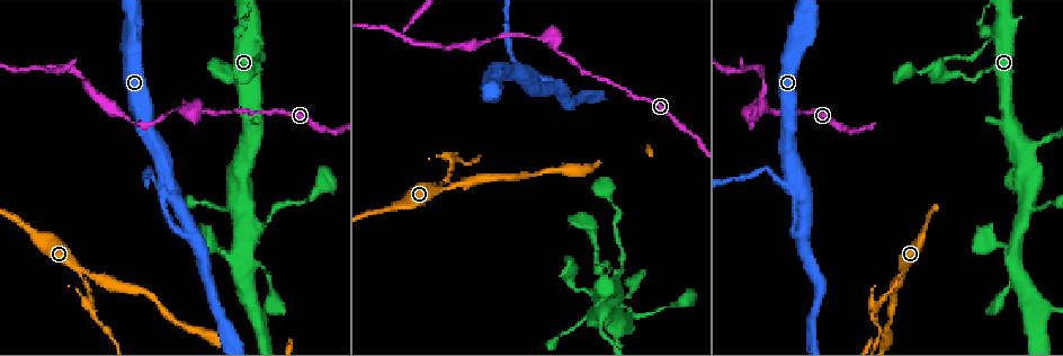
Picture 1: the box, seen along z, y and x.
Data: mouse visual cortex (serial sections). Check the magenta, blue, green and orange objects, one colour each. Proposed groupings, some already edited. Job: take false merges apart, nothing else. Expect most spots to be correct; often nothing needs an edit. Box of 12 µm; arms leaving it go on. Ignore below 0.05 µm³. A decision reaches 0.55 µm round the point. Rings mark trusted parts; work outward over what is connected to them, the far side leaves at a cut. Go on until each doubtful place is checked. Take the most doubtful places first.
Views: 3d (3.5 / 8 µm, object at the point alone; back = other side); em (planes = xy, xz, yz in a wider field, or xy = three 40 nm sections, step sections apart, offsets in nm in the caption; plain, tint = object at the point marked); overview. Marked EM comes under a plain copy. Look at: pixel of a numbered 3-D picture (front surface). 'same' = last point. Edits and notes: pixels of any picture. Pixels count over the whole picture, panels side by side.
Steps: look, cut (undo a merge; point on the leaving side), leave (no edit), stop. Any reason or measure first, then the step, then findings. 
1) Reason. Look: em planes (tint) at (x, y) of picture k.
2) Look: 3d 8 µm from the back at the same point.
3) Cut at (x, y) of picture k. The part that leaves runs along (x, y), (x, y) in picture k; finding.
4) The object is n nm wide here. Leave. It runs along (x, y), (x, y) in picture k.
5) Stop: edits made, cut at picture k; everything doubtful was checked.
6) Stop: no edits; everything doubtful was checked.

Narrows sharply. Look: 3d 3.5 µm at (903, 272) of picture 1.

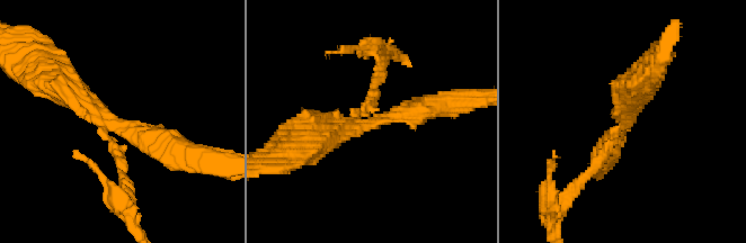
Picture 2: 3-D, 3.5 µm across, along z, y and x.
3 arms meet here; the arms are 150, 350, 350 nm wide. Look: em xy step 2 (tint) at (374, 120) of picture 2.

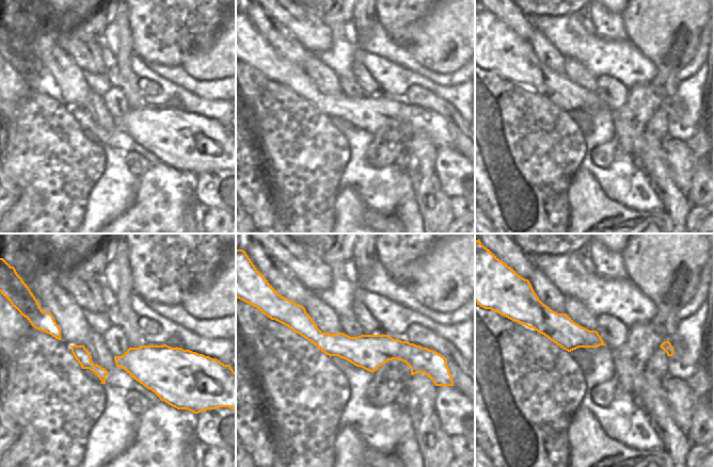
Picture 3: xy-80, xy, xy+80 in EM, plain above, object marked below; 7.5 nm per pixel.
Cut at (120, 162) of picture 2. The part that leaves runs along (103, 132), (123, 167), (130, 218) in picture 2; a second cell is stuck on.

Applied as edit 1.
Look: 3d 8 µm at (794, 177) of picture 1.

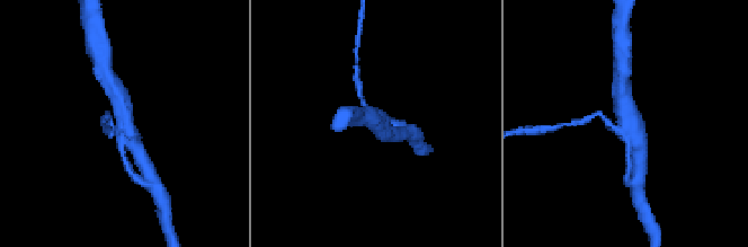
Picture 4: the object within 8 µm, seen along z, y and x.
Closer look. Look: 3d 3.5 µm from the back at (626, 123) of picture 4.

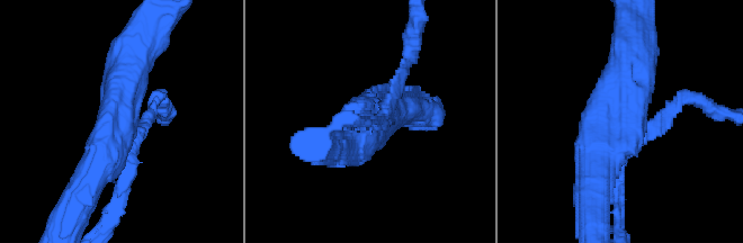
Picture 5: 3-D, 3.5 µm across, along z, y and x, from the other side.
The arms are 200, 500, 500 nm wide. Leave. It runs along (139, 45), (118, 128), (90, 180) in picture 5; one cell here.

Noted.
Sudden change in width. Look: 3d 3.5 µm at (540, 36) of picture 1.

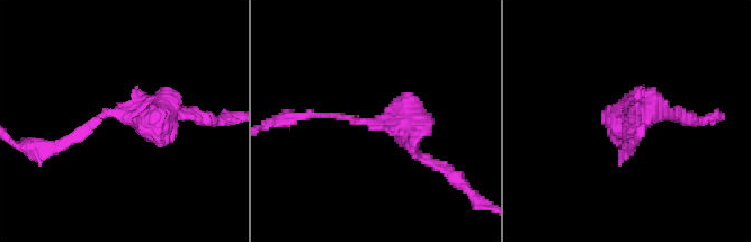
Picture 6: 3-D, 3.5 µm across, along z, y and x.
Look: em xy step 3 (tint) at (382, 123) of picture 6.

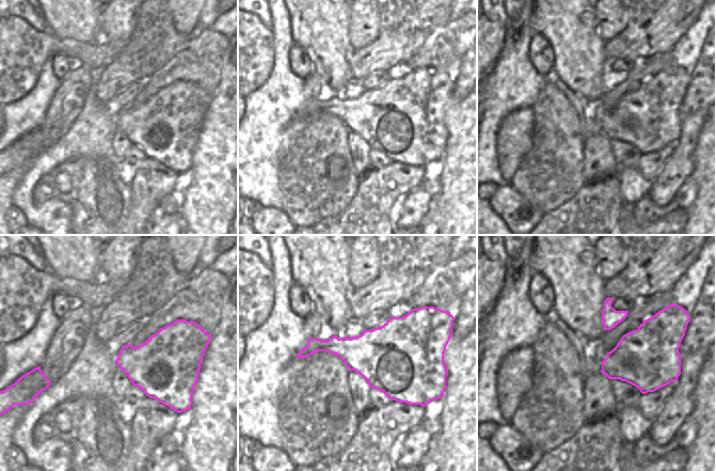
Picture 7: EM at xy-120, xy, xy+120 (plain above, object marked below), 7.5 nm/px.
Leave. It runs along (430, 160), (402, 123), (319, 114) in picture 6; one cell here.

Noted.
Side arm on a straight run. Look: 3d 8 µm at (751, 67) of picture 1.

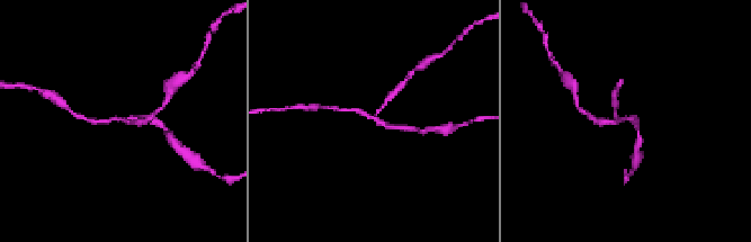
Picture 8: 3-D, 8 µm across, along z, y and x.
Zoom in. Look: 3d 3.5 µm at (627, 119) of picture 8.

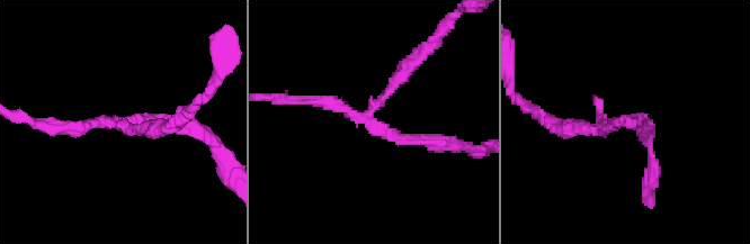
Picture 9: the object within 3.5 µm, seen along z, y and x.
Look: em xy step 1 (tint) at (623, 124) of picture 9.

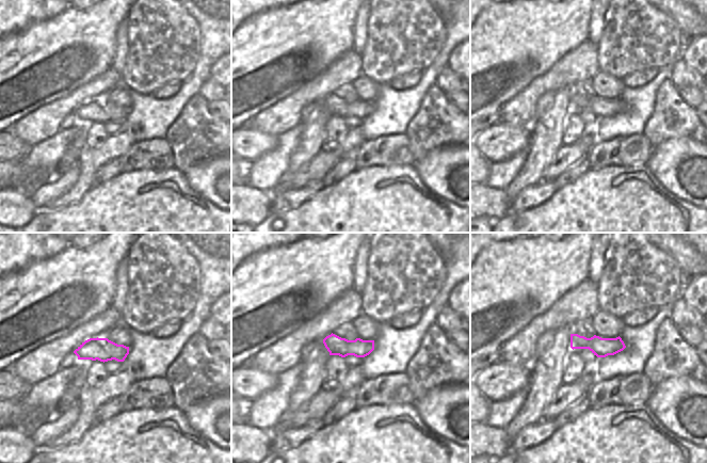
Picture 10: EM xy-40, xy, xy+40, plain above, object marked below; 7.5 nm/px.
Cut at (582, 126) of picture 9. The part that leaves runs along (372, 108), (442, 30) in picture 9; a second cell is stuck on.

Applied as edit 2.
Stop: edits made, cut at picture 2, cut at picture 9; everything doubtful was checked.

